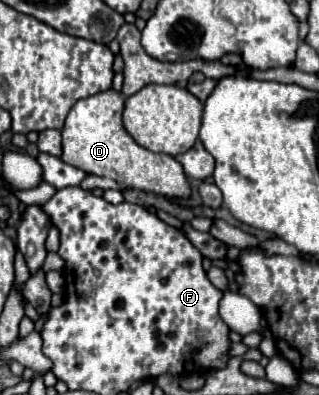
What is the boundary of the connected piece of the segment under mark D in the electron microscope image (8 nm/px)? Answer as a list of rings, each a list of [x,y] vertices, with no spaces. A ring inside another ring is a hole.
[[[114,88],[82,98],[70,110],[62,128],[62,160],[86,170],[88,174],[106,176],[126,188],[152,192],[168,198],[190,196],[182,166],[168,154],[154,154],[140,146],[122,126],[124,96]]]

